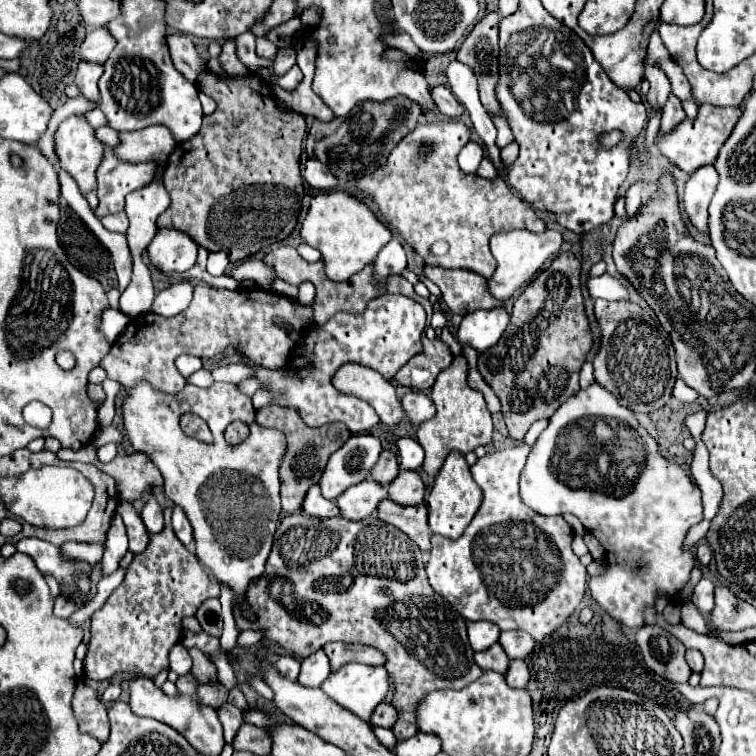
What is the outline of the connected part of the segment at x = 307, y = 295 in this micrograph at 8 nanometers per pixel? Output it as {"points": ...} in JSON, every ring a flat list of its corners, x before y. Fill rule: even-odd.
{"points":[[303,282,299,286,299,296,297,300,303,302,303,306,311,306,313,304,313,298,315,298,315,286,311,282]]}

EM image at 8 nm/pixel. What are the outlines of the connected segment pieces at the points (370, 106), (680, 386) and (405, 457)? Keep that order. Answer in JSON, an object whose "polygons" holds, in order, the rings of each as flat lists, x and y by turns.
{"polygons":[[[397,96,385,102,359,102,345,118,333,118,331,122,321,122,315,118,307,136,307,144,315,142,315,158,329,166,329,170,339,180,357,180,379,168,379,154,381,166,387,162,393,146,397,146,405,134,415,130,421,114,423,108,405,96]],[[677,380,677,386,675,386,675,390,673,390,673,396,675,396,677,400,681,400,681,402,695,402,695,400,699,398,699,394,697,394,693,388,685,386,681,380]],[[399,438,397,440,401,468,403,470,421,470,423,466,423,448,419,442,411,438]]]}

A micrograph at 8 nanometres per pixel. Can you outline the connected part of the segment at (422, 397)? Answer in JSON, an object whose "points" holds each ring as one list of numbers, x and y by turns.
{"points":[[407,392,401,398,401,404,403,404,403,410,405,410,407,418,413,424,421,424,421,422,435,416,435,404,423,392]]}

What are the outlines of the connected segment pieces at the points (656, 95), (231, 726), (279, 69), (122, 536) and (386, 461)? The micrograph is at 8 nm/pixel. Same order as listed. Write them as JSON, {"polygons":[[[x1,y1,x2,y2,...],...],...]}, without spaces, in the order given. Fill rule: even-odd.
{"polygons":[[[645,68,645,78,651,82,651,90,647,92,647,104,651,110,662,108,668,99,668,93,671,93,671,84,667,76,659,68]],[[223,704,219,708,219,718,225,728,225,742,233,744,233,738,235,738,239,726,243,724,243,712,239,708,235,708,233,704]],[[292,47,281,48,281,50,277,52,277,56,275,56,275,66,273,66,273,72,275,72,275,74,285,74,285,72,290,69,290,66,296,64,296,54,294,52,296,52,296,50]],[[119,514,113,516,111,520,111,528,107,532,107,544,105,544,105,554,101,558,101,568,103,574,111,574,119,568,121,558,127,554,129,546,127,546,127,532,125,532,125,524,121,520]],[[383,450,381,458,377,462,377,466,373,468,373,480,381,482,381,484,391,484,399,474,399,462,397,462,397,454,393,450]]]}

